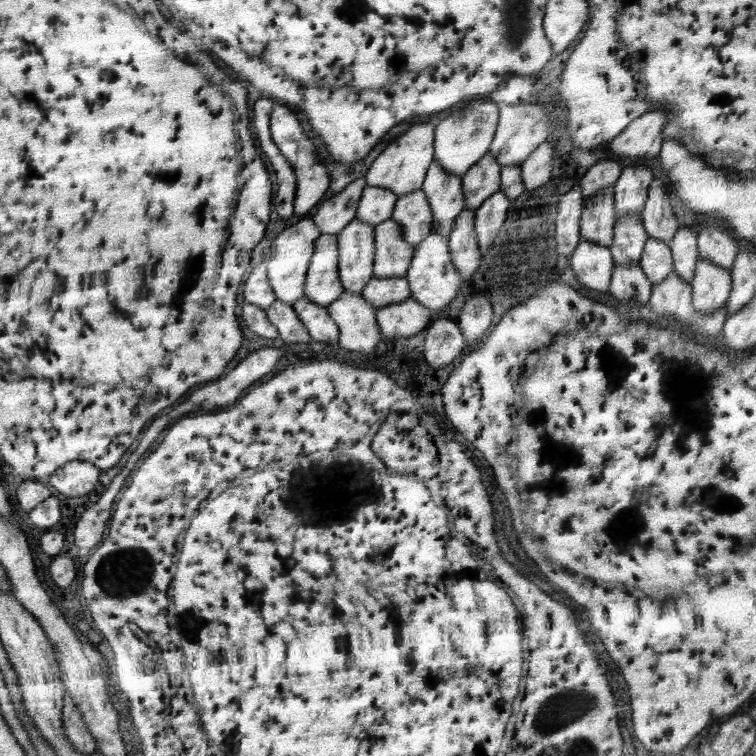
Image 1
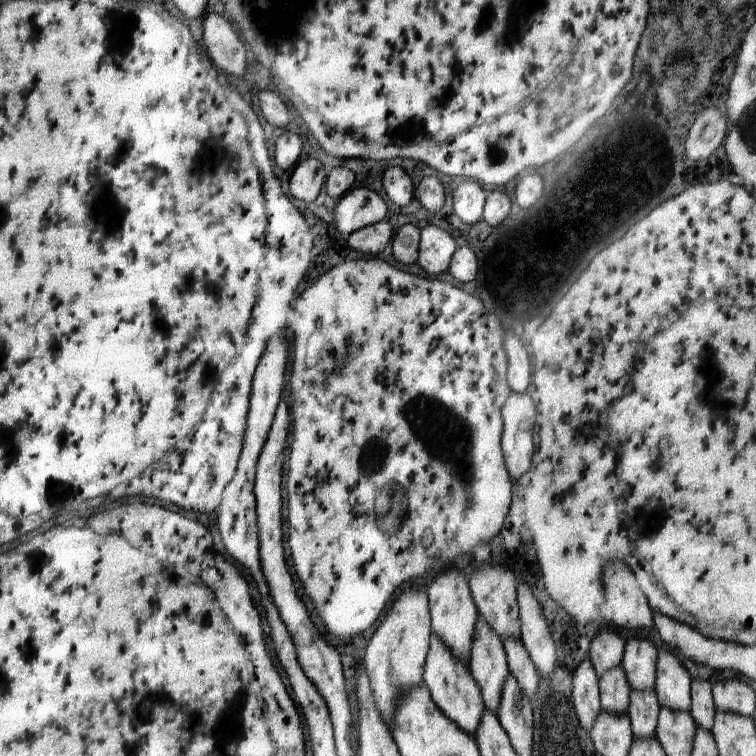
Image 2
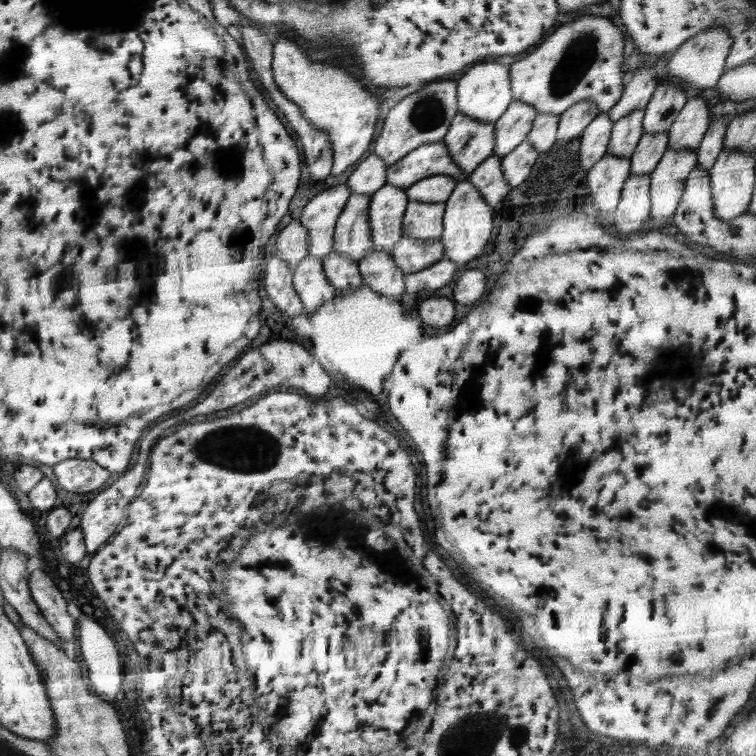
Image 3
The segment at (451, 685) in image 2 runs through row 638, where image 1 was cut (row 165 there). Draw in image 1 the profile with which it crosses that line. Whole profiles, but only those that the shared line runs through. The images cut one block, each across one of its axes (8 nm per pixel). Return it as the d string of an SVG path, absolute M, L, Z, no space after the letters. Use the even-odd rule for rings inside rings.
M432 163L424 177L422 192L427 196L432 216L432 230L448 236L457 216L465 209L461 177Z

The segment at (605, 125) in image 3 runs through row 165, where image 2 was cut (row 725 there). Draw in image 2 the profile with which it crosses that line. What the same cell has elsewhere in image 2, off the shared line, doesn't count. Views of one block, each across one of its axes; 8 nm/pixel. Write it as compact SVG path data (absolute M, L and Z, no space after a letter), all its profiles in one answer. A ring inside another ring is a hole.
M586 656L574 670L572 677L572 698L579 722L590 733L601 710L598 676L591 659Z

